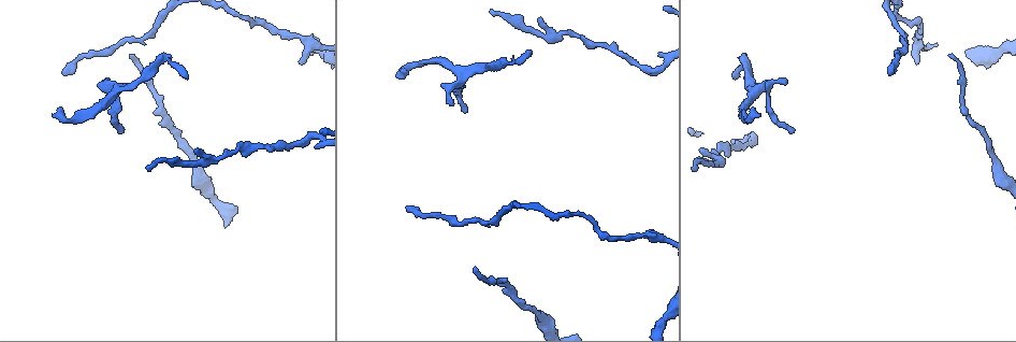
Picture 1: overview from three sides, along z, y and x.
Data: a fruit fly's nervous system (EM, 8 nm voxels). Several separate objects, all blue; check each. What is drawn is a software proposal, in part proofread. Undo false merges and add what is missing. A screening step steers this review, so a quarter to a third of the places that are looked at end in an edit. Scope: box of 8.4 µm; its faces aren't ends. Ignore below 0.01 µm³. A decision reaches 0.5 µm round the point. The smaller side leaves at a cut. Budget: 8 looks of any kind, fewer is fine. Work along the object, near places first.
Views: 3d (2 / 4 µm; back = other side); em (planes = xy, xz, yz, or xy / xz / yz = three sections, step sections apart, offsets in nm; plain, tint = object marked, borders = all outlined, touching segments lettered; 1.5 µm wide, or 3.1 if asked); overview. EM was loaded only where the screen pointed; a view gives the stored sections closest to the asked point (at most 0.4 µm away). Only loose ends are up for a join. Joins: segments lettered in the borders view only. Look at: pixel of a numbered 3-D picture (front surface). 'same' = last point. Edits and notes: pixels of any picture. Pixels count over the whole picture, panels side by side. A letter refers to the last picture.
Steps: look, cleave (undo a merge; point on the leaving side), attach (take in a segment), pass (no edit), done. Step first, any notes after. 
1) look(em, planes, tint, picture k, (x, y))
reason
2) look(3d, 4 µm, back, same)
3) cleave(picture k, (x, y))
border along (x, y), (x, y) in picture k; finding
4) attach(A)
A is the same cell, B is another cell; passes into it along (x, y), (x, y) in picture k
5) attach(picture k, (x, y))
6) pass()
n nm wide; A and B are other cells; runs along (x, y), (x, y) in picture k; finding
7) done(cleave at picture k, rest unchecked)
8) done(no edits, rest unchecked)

look(em, xz, step 8, tint, picture 1, (64, 71))
long arm stops here

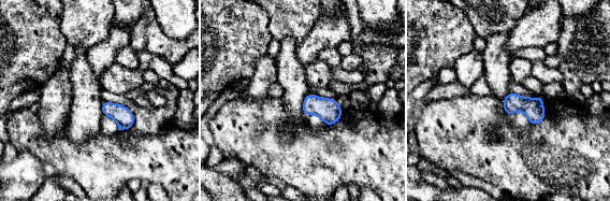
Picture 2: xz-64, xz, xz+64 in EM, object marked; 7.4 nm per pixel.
look(em, planes, borders, same)

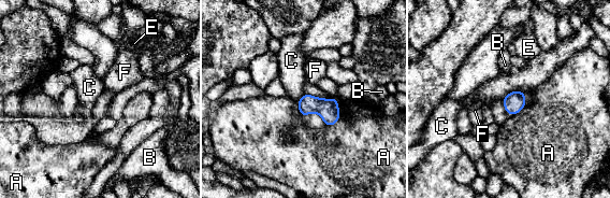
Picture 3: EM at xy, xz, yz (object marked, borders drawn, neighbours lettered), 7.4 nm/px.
pass()
A, B, C, E and F are other cells; border along (525, 94), (512, 90), (502, 100) in picture 3; no lettered segment goes on from it

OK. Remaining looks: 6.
look(em, planes, borders, picture 1, (784, 81))
free end

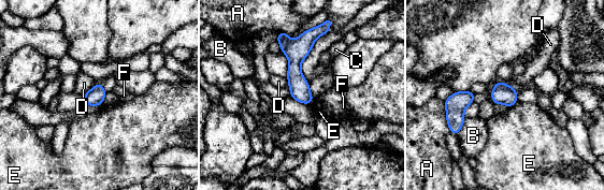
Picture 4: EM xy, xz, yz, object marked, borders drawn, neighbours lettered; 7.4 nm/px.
pass()
130 nm wide; A, B, C, D, E and F are other cells; border along (98, 83), (83, 94) in picture 4; no lettered segment goes on from it

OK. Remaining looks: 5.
look(em, xy, step 8, tint, picture 1, (474, 268))
free end

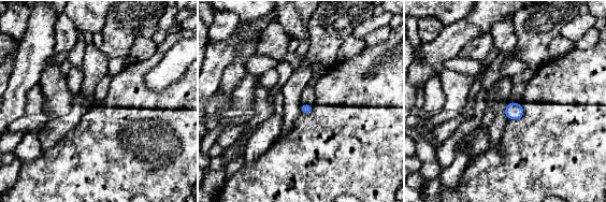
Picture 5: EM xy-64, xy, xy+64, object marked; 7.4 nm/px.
look(em, planes, borders, same)

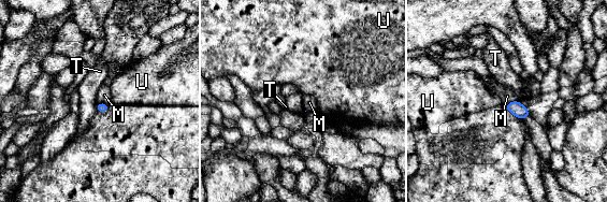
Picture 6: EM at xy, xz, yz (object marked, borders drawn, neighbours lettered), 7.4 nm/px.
attach(M)
M is the same cell, T and U are other cells; passes into it along (515, 107), (510, 102), (507, 96) in picture 6; it goes on there

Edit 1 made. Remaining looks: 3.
done(attach at picture 6, rest unchecked)

